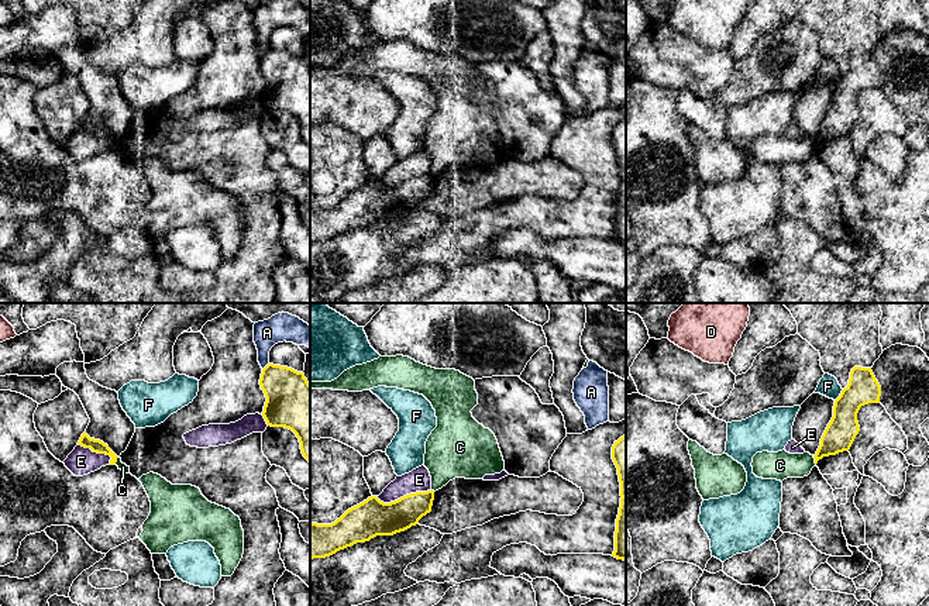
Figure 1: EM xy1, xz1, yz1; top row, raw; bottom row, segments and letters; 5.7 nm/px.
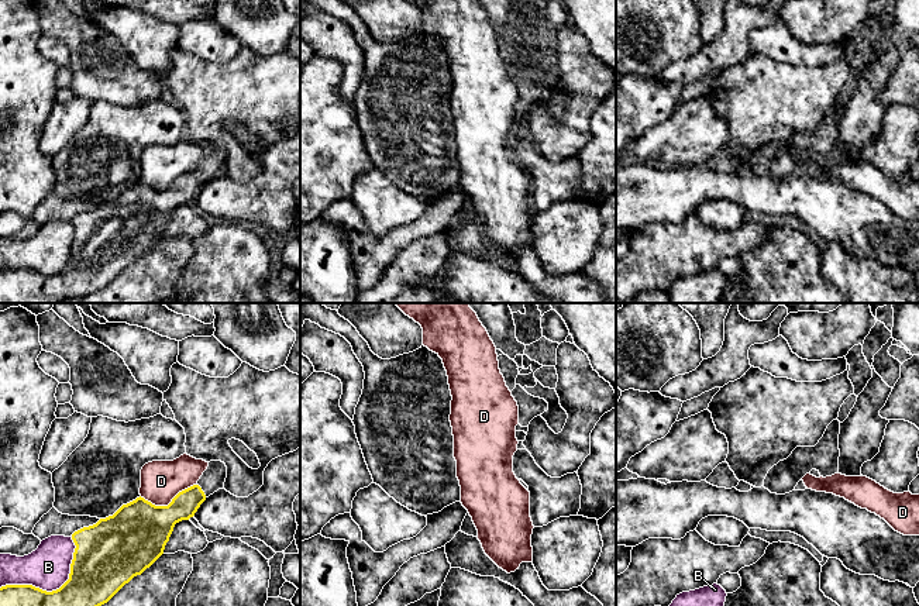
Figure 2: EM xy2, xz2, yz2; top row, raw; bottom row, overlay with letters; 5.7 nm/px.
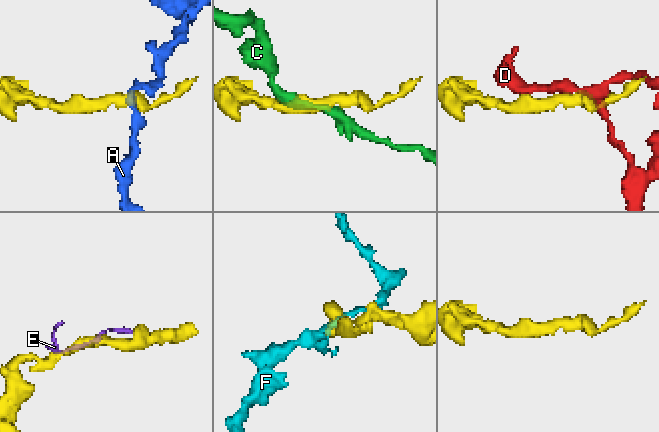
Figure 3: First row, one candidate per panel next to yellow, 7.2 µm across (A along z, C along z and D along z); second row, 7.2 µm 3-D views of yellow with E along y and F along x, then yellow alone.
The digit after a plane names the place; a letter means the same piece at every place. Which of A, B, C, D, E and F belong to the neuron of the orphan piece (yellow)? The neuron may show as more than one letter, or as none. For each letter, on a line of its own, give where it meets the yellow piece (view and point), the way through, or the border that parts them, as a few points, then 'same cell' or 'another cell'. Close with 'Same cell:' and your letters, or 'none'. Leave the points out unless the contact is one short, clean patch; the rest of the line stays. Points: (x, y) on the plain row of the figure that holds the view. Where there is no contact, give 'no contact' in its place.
A: contact xy1 (265, 51); border xy1 (268, 47), (262, 54); another cell
B: contact xy2 (54, 275); another cell
C: contact xy1 (116, 145); another cell
D: contact xy2 (168, 189); another cell
E: contact xz1 (403, 181); another cell
F: contact yz1 (840, 79); another cell
Same cell: none

